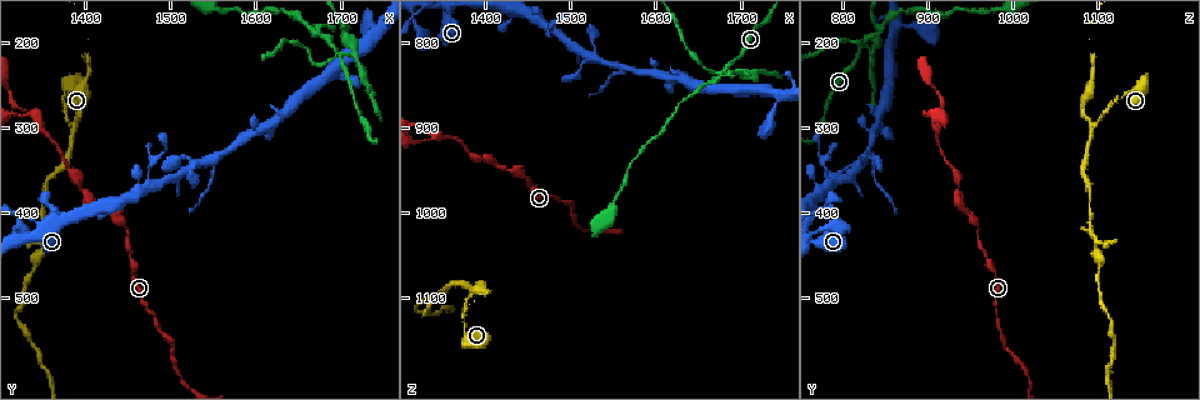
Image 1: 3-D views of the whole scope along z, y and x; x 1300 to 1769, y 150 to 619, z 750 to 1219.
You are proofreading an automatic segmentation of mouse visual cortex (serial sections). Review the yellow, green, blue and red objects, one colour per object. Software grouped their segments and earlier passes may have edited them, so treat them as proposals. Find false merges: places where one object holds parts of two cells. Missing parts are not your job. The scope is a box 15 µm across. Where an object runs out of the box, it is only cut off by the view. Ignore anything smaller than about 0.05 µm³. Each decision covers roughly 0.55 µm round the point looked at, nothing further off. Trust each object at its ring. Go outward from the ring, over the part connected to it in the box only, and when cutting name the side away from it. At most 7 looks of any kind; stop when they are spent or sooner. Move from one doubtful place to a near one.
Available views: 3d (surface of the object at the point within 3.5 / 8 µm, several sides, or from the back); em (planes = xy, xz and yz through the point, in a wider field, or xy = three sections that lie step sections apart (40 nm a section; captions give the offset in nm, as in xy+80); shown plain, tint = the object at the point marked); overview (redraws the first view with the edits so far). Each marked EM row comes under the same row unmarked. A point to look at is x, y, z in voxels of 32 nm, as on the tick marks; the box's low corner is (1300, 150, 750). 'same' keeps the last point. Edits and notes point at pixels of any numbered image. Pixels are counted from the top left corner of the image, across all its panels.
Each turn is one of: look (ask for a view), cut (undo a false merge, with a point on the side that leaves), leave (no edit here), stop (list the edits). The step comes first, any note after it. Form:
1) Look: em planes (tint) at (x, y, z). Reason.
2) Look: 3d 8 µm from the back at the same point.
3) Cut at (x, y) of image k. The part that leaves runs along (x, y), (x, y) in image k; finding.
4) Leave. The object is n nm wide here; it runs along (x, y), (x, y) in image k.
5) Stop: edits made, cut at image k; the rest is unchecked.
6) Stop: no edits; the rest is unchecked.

Look: 3d 8 µm at (1335, 280, 910). Narrows sharply.

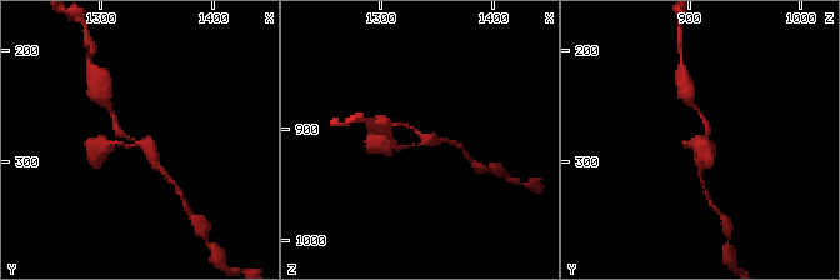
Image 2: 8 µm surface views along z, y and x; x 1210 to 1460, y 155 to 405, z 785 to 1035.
Look: 3d 3.5 µm at (1338, 284, 912).

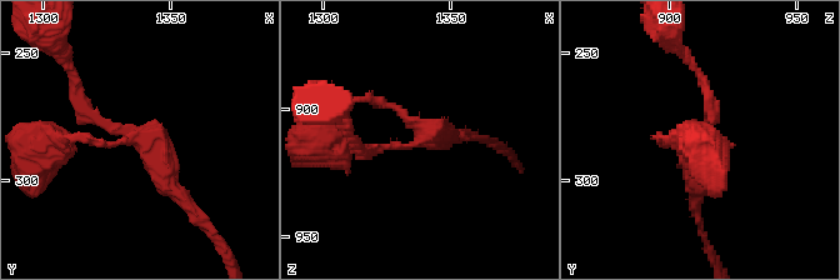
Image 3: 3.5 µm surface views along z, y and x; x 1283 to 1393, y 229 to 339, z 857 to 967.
Look: em xy step 2 (tint) at (1340, 284, 911). Now the EM.

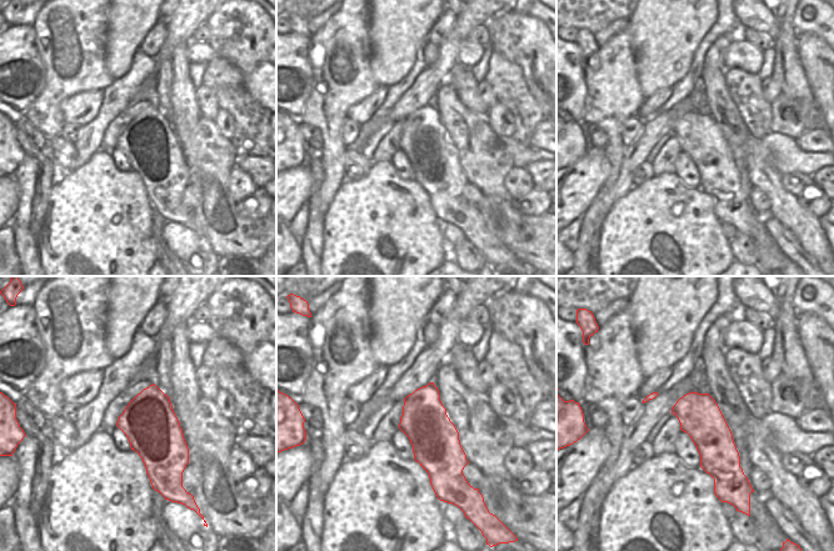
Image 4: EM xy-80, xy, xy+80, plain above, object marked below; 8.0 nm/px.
Leave. It runs along (190, 209), (136, 133), (105, 129), (75, 98) in image 3; one cell here.

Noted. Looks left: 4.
Look: 3d 3.5 µm at (1385, 295, 1090). Branch point.

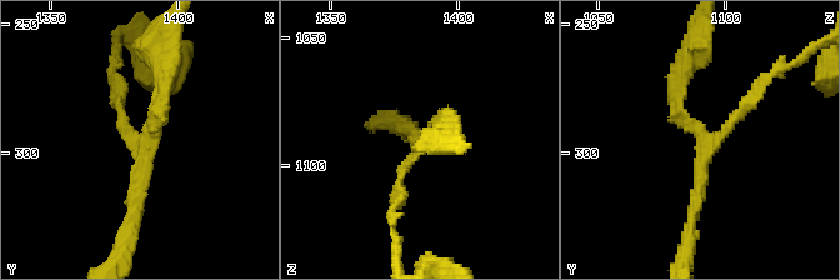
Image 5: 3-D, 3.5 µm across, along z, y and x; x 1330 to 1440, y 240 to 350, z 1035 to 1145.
Look: em xy step 5 (tint) at (1386, 297, 1094). 3 arms meet here; the arms are 150, 150, 200 nm wide.

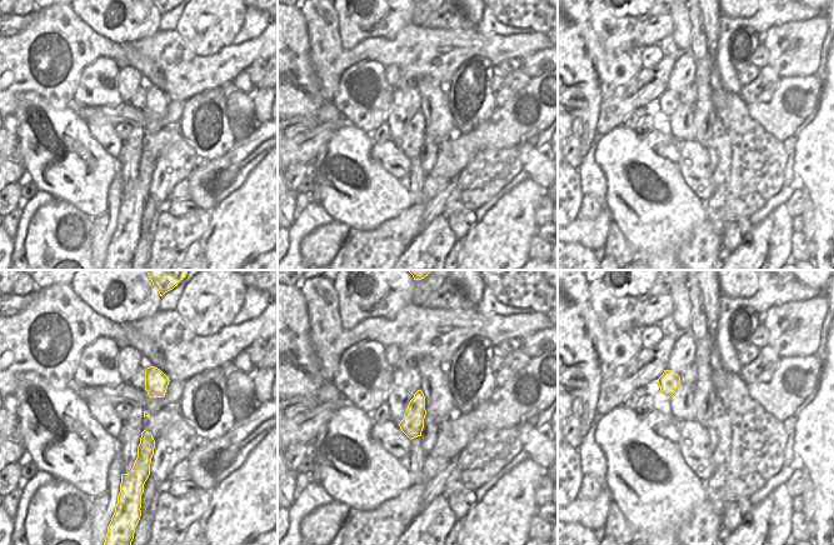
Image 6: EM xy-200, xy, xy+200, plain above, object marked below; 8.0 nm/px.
Leave. It runs along (765, 81), (708, 146), (691, 224) in image 5; all the same cell.

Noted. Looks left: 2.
Look: 3d 3.5 µm at (1675, 195, 840). Side arm on a straight run.

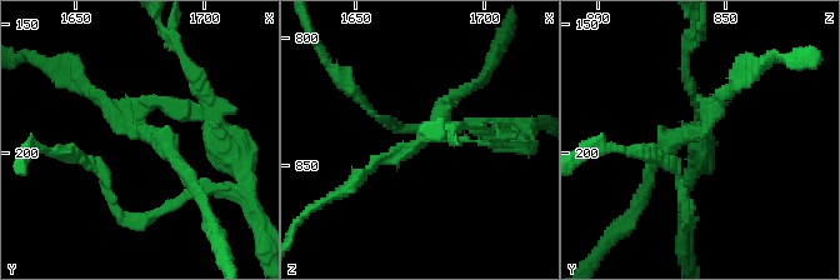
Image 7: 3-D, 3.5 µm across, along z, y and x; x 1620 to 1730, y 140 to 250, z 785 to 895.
Look: em xy step 1 (tint) at (1674, 192, 840). 3 arms meet here; the arms are 100, 150, 150 nm wide.

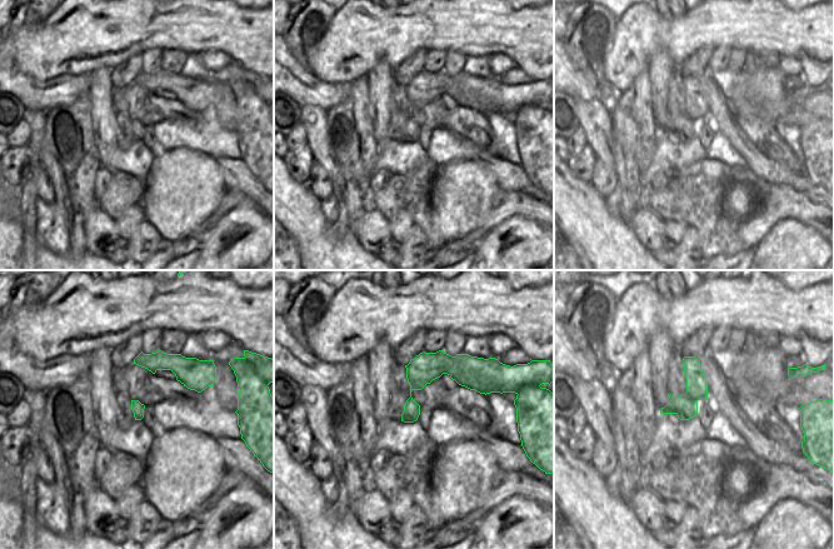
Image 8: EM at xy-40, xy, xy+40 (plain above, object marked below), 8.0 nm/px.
Cut at (691, 88) of image 7. The part that leaves runs along (160, 106), (206, 110), (241, 173) in image 7; two cells meet here.

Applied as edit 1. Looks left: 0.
Stop: edits made, cut at image 7; the rest is unchecked.

